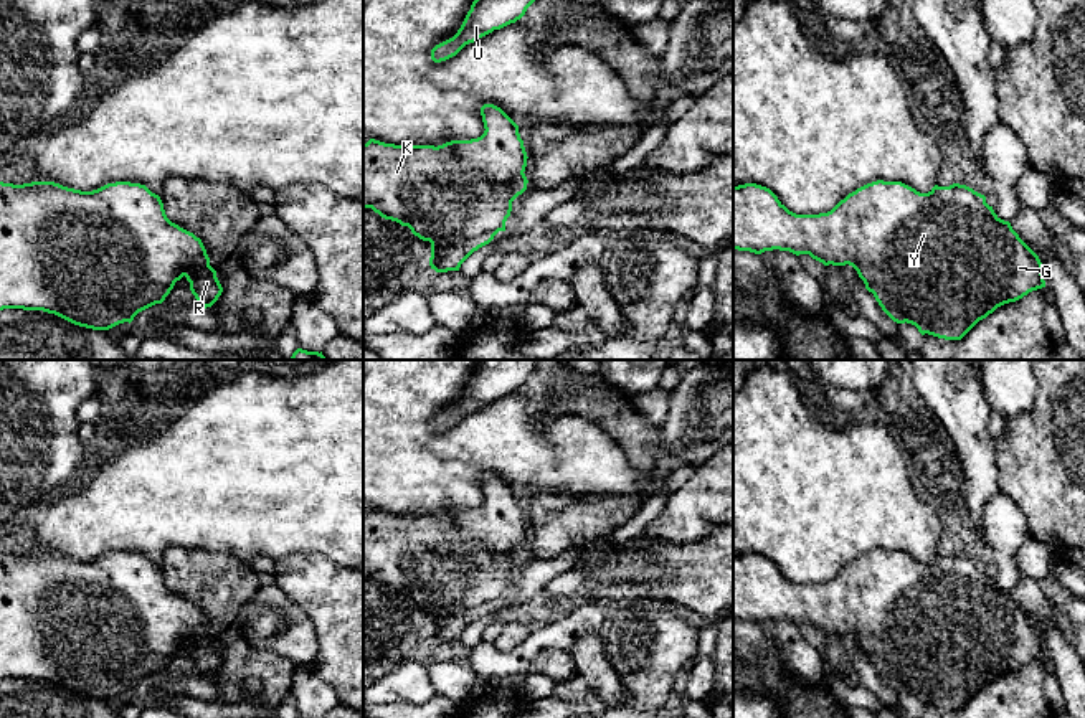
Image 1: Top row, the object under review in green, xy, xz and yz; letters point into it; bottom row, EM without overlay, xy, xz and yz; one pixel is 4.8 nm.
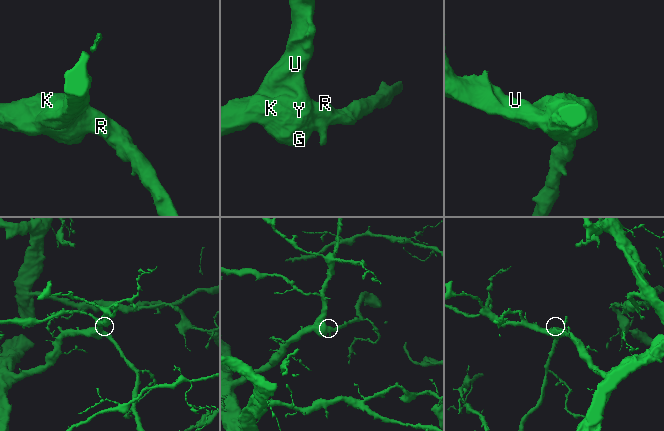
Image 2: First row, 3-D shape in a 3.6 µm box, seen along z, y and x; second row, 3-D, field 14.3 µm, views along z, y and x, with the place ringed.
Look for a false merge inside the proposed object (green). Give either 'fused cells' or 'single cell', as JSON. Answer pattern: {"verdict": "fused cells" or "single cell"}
{"verdict": "single cell"}

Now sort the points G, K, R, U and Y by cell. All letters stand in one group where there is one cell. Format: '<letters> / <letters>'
G K R U Y

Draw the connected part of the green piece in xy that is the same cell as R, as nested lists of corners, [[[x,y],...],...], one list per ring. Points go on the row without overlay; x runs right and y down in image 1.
[[[0,551],[0,680],[43,680],[109,700],[162,673],[183,645],[205,678],[223,662],[201,609],[172,593],[145,555],[116,551],[81,561],[54,551]]]

